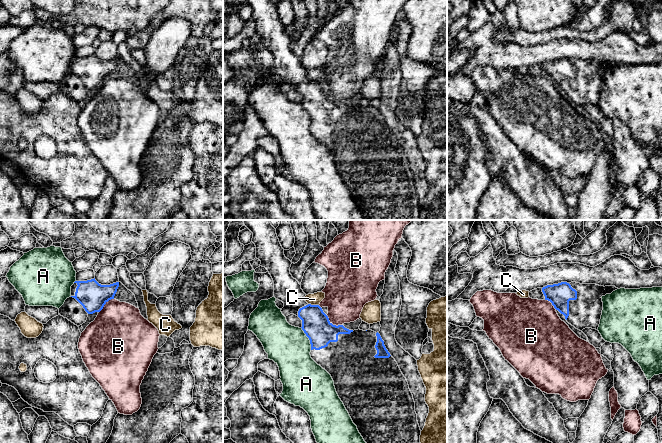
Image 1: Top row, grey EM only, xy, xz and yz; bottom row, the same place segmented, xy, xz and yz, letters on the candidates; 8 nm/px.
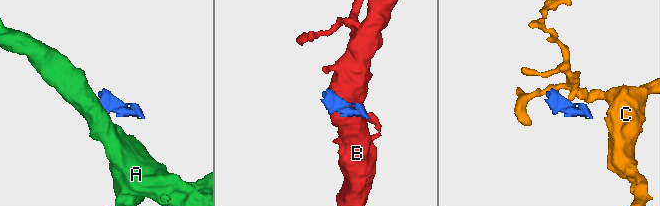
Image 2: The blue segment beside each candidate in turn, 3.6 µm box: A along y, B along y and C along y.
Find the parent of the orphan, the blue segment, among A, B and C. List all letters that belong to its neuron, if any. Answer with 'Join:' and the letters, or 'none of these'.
Join: none of these

